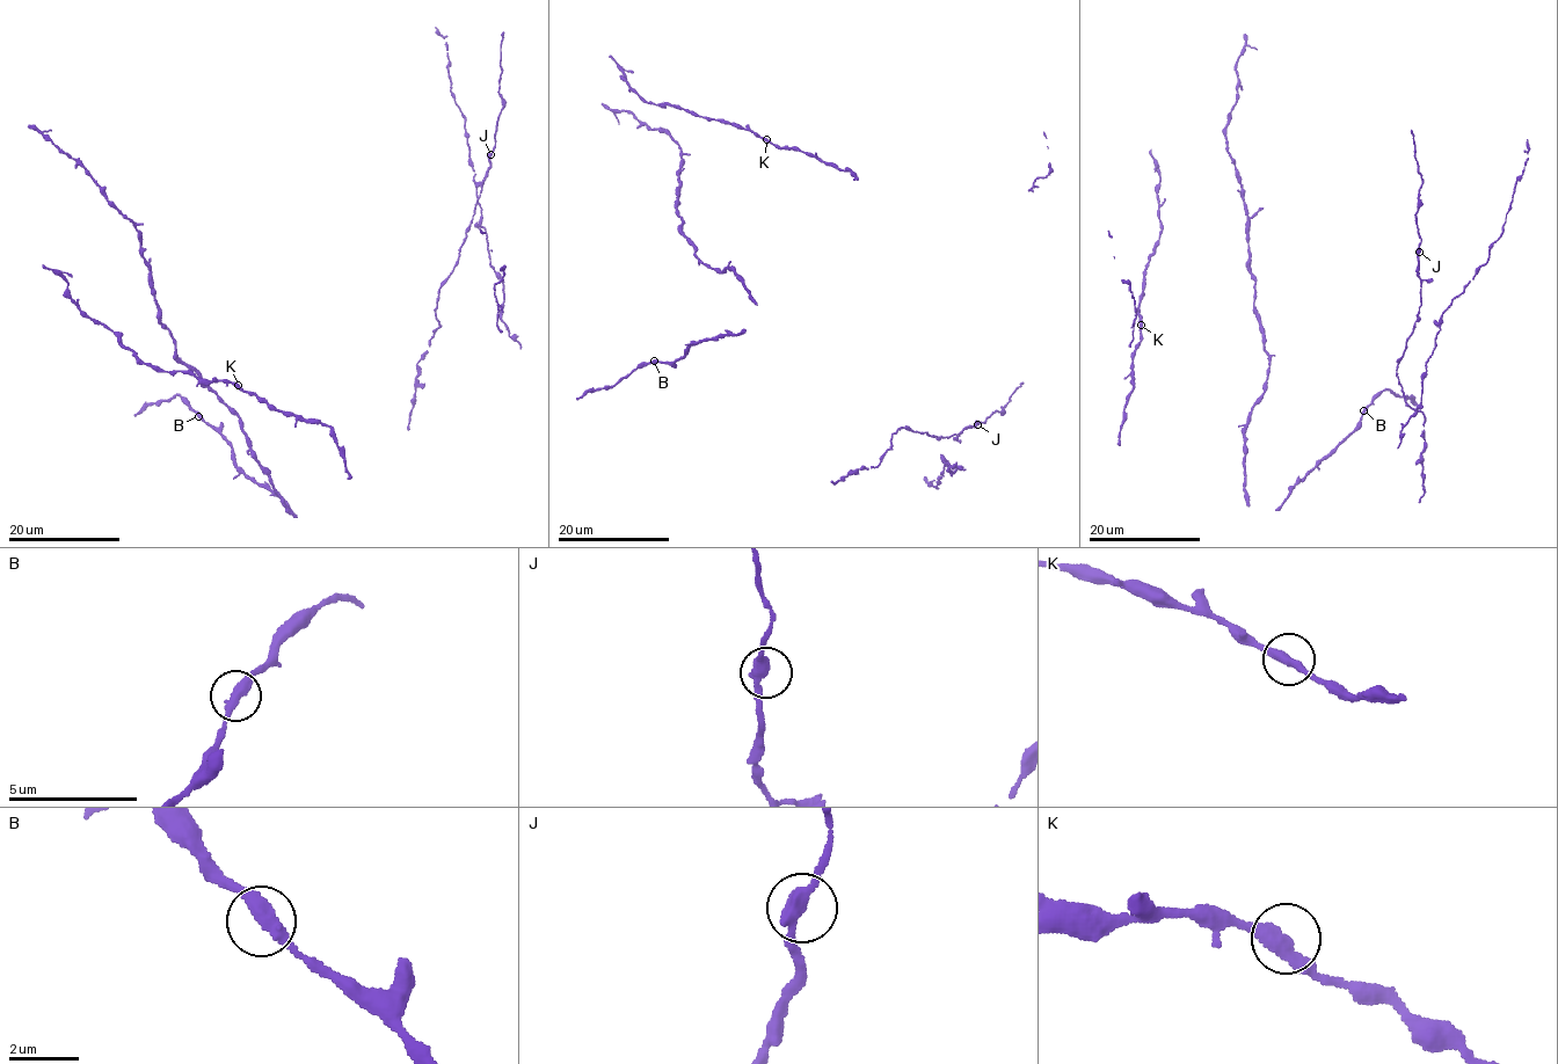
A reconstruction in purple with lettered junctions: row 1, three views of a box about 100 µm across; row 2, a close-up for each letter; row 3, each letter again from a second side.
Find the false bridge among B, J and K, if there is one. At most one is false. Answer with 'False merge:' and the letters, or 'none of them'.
False merge: none of them

